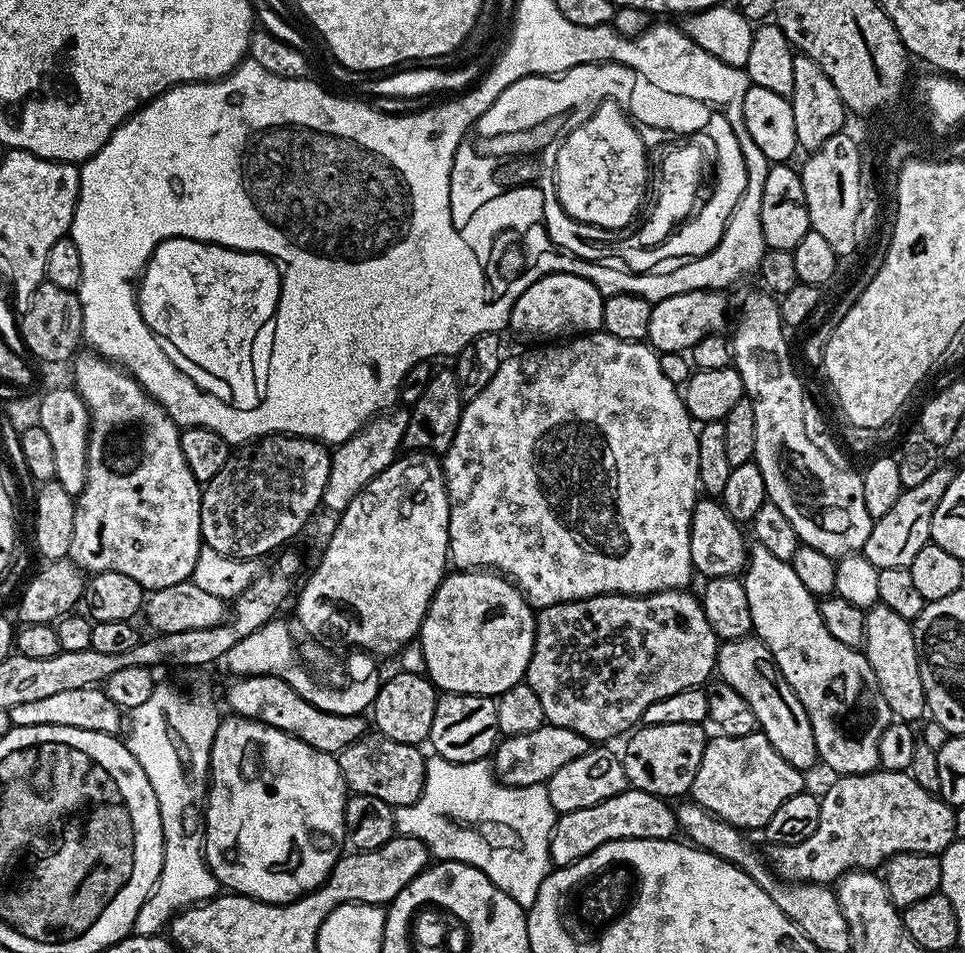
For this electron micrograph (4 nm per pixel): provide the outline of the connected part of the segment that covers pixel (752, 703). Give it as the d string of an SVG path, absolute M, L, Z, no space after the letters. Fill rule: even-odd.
M752 634L723 641L716 649L716 672L723 683L734 686L734 690L742 694L755 727L768 739L770 746L774 746L774 750L778 750L778 754L790 762L790 766L809 770L818 764L810 718L764 643Z

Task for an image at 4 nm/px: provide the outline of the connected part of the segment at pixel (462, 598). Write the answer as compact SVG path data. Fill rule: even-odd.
M492 570L449 571L420 627L424 672L441 693L498 697L527 677L535 633L534 609L511 580Z

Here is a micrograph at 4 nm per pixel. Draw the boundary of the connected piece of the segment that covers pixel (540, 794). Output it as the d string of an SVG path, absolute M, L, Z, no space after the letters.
M432 754L426 760L426 778L424 779L424 789L418 798L418 802L414 802L405 808L396 809L396 831L401 836L409 836L410 838L418 838L428 847L429 853L437 861L441 860L457 860L463 864L474 866L478 870L482 870L482 874L486 874L486 878L490 878L492 885L498 890L502 890L510 898L514 898L514 902L518 902L518 906L525 910L534 906L534 898L538 898L538 890L542 886L542 882L548 876L550 869L553 867L550 858L550 842L552 841L552 831L556 825L558 813L554 810L554 806L550 802L550 794L548 793L547 784L535 784L534 786L506 786L500 783L496 778L495 772L492 771L491 763L487 759L475 760L474 762L466 762L465 764L451 764L449 760L443 760L442 757Z

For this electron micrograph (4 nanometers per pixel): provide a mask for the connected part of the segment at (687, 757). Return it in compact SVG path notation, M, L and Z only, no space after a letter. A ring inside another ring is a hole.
M644 724L637 727L623 741L622 759L629 785L665 798L691 793L694 774L698 774L698 762L702 762L704 753L704 730L704 724Z

